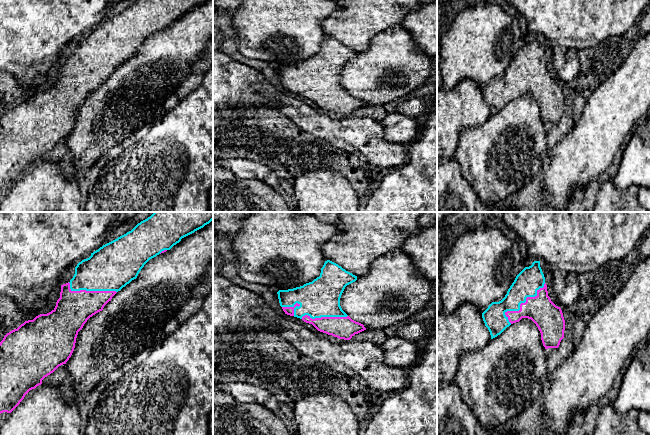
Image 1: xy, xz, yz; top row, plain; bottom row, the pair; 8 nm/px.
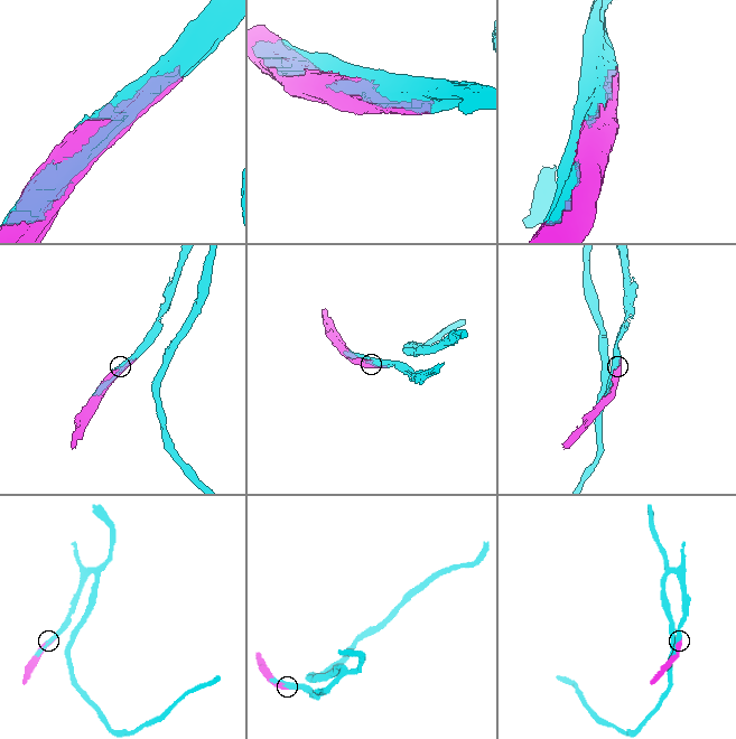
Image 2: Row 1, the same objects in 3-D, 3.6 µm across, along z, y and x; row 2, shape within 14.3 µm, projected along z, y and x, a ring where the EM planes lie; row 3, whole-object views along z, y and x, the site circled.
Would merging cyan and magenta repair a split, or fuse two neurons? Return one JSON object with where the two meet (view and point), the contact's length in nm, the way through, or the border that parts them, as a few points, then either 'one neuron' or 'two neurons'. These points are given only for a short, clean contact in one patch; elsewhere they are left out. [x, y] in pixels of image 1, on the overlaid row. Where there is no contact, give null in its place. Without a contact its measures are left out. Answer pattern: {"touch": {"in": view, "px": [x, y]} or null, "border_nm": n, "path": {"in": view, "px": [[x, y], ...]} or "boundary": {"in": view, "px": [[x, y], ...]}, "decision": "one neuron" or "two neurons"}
{"touch": {"in": "yz", "px": [520, 303]}, "border_nm": 440, "decision": "one neuron"}

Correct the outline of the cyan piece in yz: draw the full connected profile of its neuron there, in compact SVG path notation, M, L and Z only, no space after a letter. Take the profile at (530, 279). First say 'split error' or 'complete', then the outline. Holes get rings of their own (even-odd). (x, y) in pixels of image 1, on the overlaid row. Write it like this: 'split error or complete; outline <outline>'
split error; outline M534 261L525 267L515 278L505 297L499 302L492 302L482 313L485 326L491 339L500 335L511 324L522 318L531 319L541 333L541 340L545 349L558 348L564 338L565 320L560 307L556 306L548 296L545 277L540 267L540 261Z

